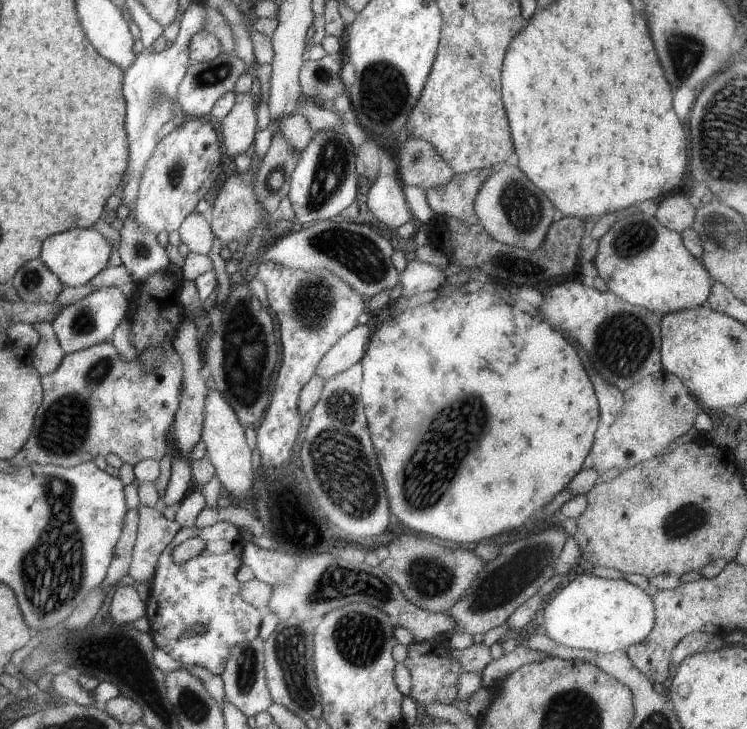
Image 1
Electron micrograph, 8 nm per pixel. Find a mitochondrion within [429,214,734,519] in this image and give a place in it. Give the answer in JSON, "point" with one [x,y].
{"point":[623,343]}

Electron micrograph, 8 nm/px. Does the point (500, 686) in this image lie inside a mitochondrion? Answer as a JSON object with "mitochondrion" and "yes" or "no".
{"mitochondrion":"no"}

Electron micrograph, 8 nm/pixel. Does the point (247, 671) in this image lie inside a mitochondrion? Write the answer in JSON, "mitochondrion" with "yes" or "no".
{"mitochondrion":"yes"}

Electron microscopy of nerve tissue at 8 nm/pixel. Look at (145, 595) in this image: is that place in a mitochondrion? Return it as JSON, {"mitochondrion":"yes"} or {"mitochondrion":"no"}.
{"mitochondrion":"no"}

